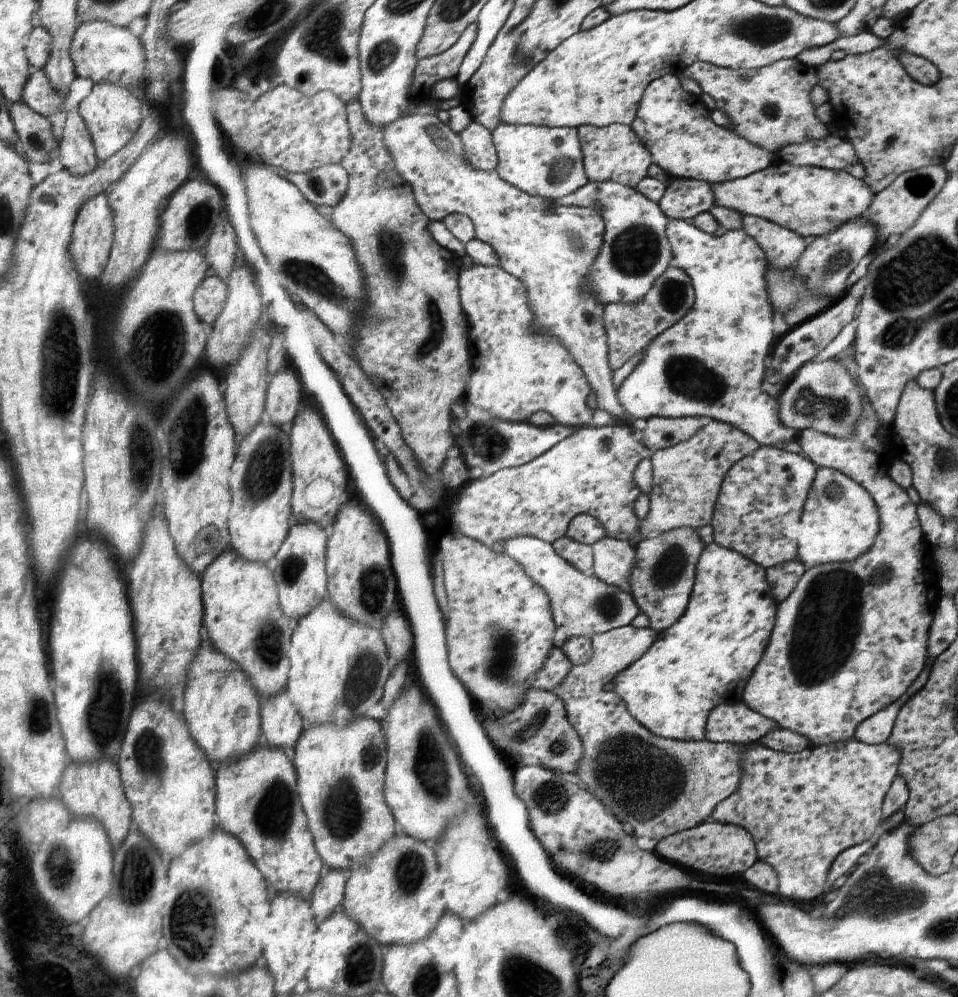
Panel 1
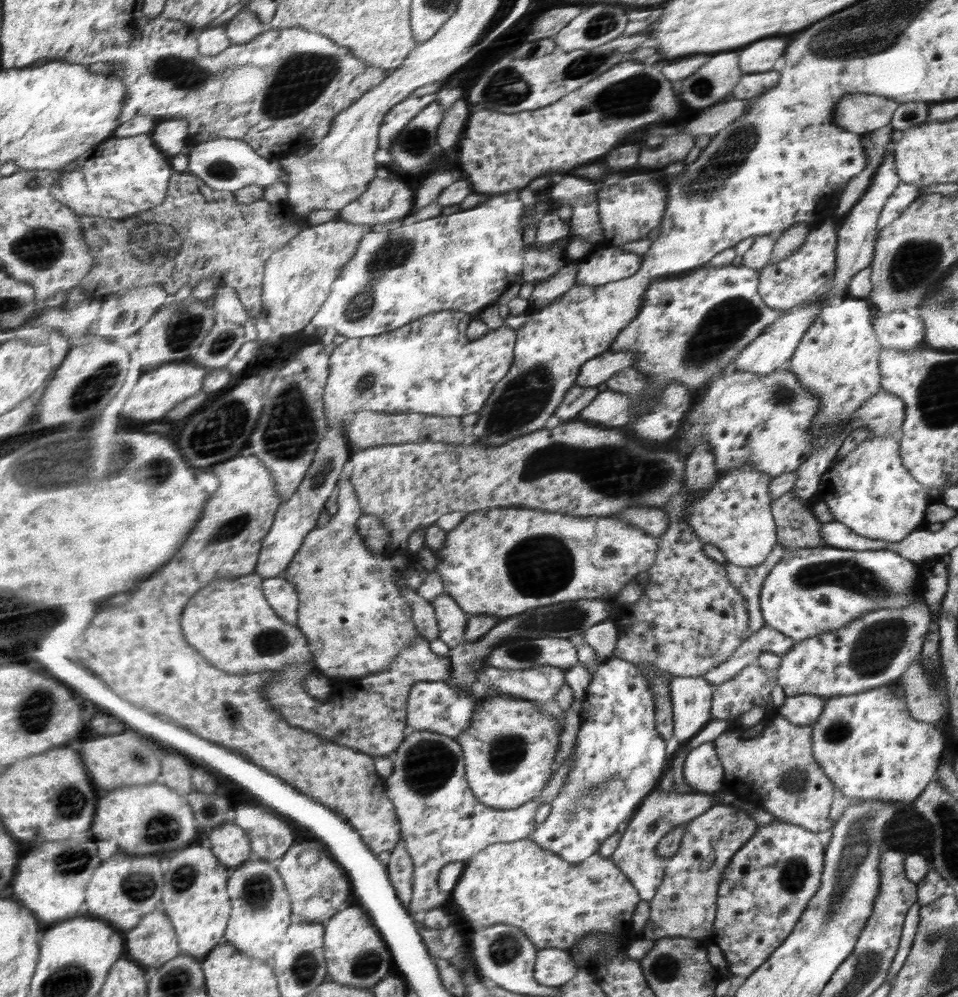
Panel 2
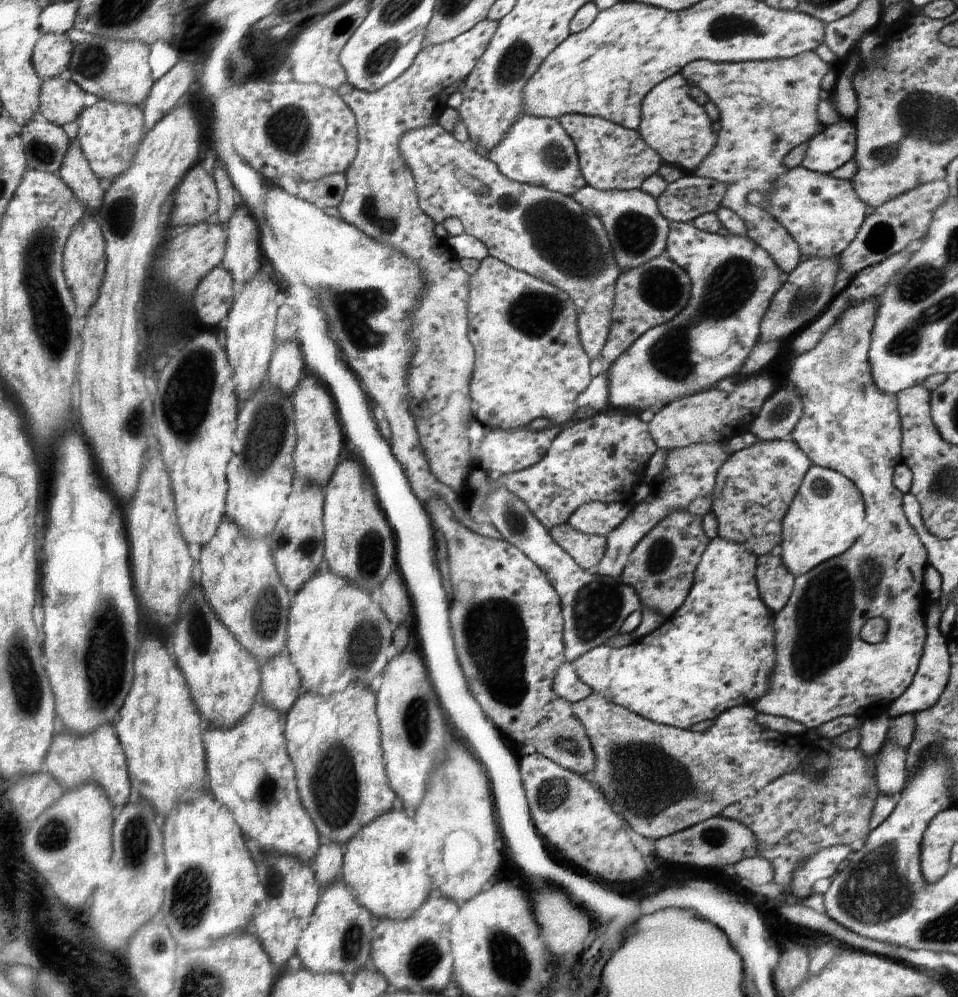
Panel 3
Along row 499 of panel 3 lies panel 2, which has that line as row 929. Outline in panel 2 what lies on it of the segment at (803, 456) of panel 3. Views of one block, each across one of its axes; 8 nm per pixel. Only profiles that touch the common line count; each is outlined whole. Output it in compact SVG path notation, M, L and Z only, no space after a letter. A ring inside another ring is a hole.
M781 819L758 826L756 834L732 856L719 884L716 918L710 942L720 947L734 979L741 980L753 974L790 936L790 932L798 924L798 918L806 910L806 904L820 886L822 866L825 866L822 858L825 858L824 846L818 842L816 832Z

